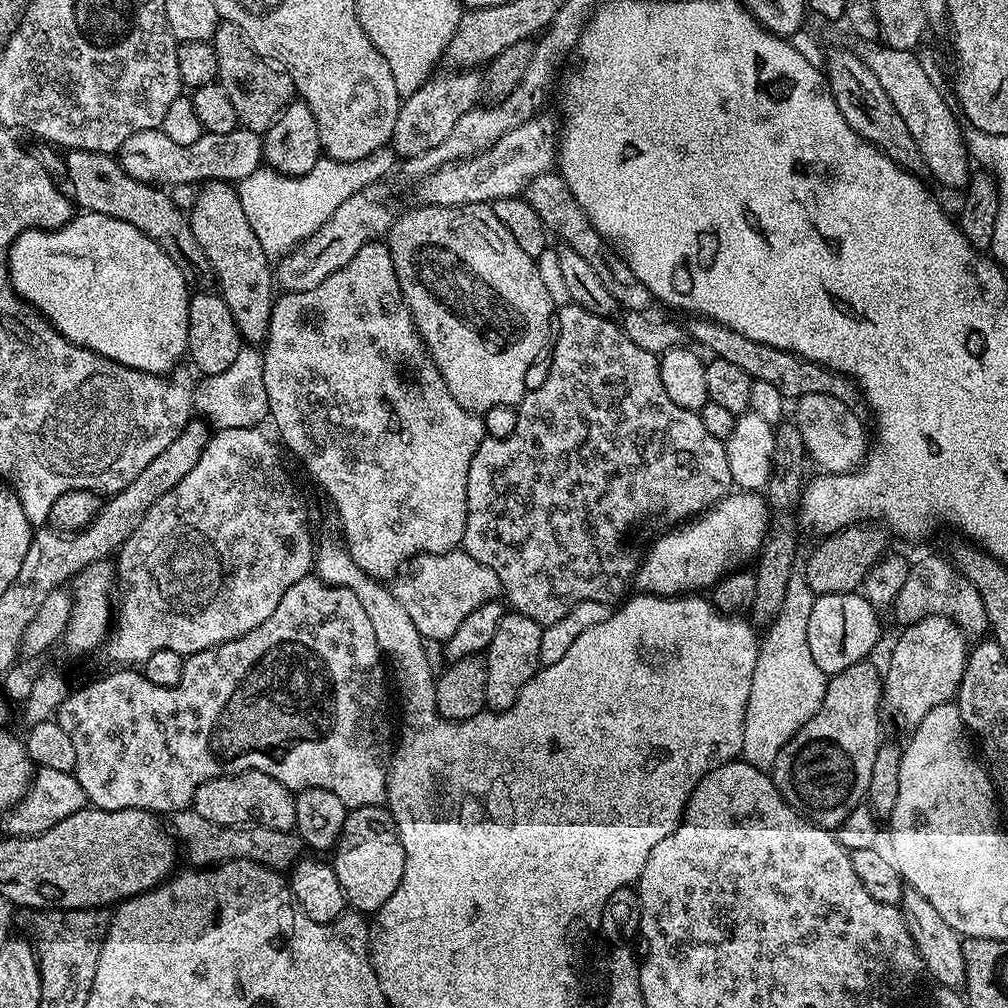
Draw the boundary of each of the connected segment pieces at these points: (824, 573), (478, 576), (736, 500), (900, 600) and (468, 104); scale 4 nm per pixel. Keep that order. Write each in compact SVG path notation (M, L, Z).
M872 522L849 524L841 532L834 532L831 536L823 537L812 549L810 558L807 559L806 575L810 582L810 593L816 596L826 594L842 594L855 592L867 581L868 573L873 565L885 555L883 527Z
M463 550L437 556L420 556L414 567L416 569L412 577L395 585L394 591L402 606L406 606L406 614L410 614L421 637L428 642L448 640L450 634L454 634L454 630L458 630L458 625L466 619L466 614L497 599L502 592L498 574L494 574L490 566L482 566L482 562L474 562L474 558L470 558L470 554Z
M729 491L728 495L721 498L717 504L704 509L699 516L689 519L679 530L665 531L662 538L655 541L656 548L649 550L648 557L641 562L640 569L636 572L640 577L639 591L644 594L651 593L653 596L682 596L688 591L700 594L711 589L713 584L720 581L722 574L733 571L734 564L728 561L728 556L750 555L749 557L752 558L763 548L770 531L768 511L770 511L769 505L760 492Z
M924 556L909 567L902 590L898 590L894 601L897 618L901 625L907 626L915 624L923 616L945 616L964 631L965 637L983 637L990 627L982 594L978 594L976 587L945 557L944 560L940 556Z
M448 70L445 76L433 75L414 94L403 97L390 141L397 157L421 156L426 150L434 150L434 146L439 146L446 134L454 130L454 122L477 107L480 92L482 96L482 76L478 73L476 70Z

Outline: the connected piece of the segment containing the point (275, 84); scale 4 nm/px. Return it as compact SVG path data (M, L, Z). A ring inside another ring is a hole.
M221 22L210 43L214 46L214 54L218 58L216 79L230 97L240 124L259 134L267 132L268 127L284 113L284 109L297 95L292 79L277 65L259 56L248 45L248 39L242 34L242 30L238 30L238 26Z

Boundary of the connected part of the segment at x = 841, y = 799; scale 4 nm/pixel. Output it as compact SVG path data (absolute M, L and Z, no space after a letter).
M861 662L842 670L827 681L822 706L784 742L778 758L770 765L772 781L784 801L819 828L835 830L843 824L850 810L865 803L870 786L870 770L874 770L874 754L882 743L880 708L882 712L881 669L876 669L872 662Z

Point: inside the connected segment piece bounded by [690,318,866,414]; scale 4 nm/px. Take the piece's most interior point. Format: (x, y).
(794, 376)

